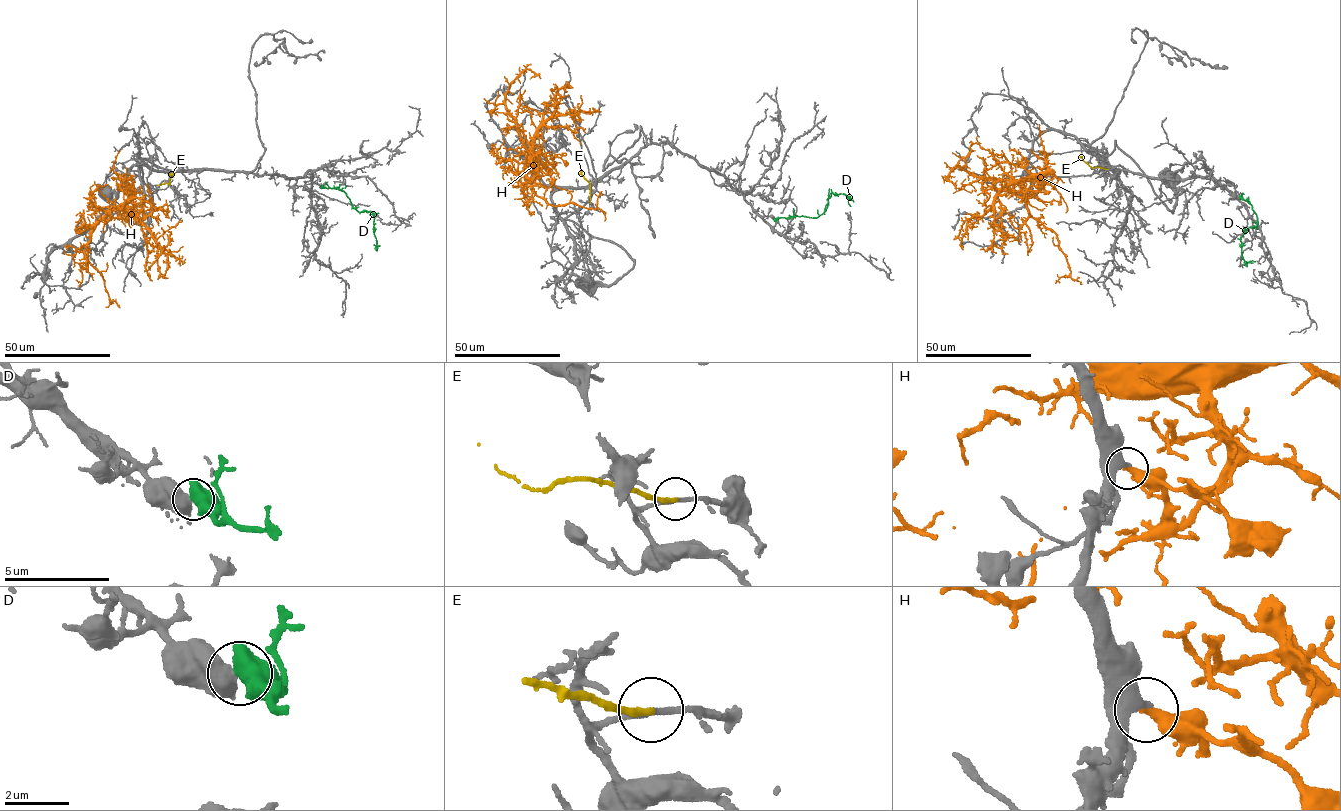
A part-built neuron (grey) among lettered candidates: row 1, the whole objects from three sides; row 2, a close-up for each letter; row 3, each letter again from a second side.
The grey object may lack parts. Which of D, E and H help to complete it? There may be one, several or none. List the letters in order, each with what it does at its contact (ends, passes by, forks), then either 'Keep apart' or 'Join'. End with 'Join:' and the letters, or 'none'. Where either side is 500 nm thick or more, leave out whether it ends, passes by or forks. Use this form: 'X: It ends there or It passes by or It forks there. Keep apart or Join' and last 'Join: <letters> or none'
D: Join
E: It ends there. Keep apart
H: Keep apart
Join: D

